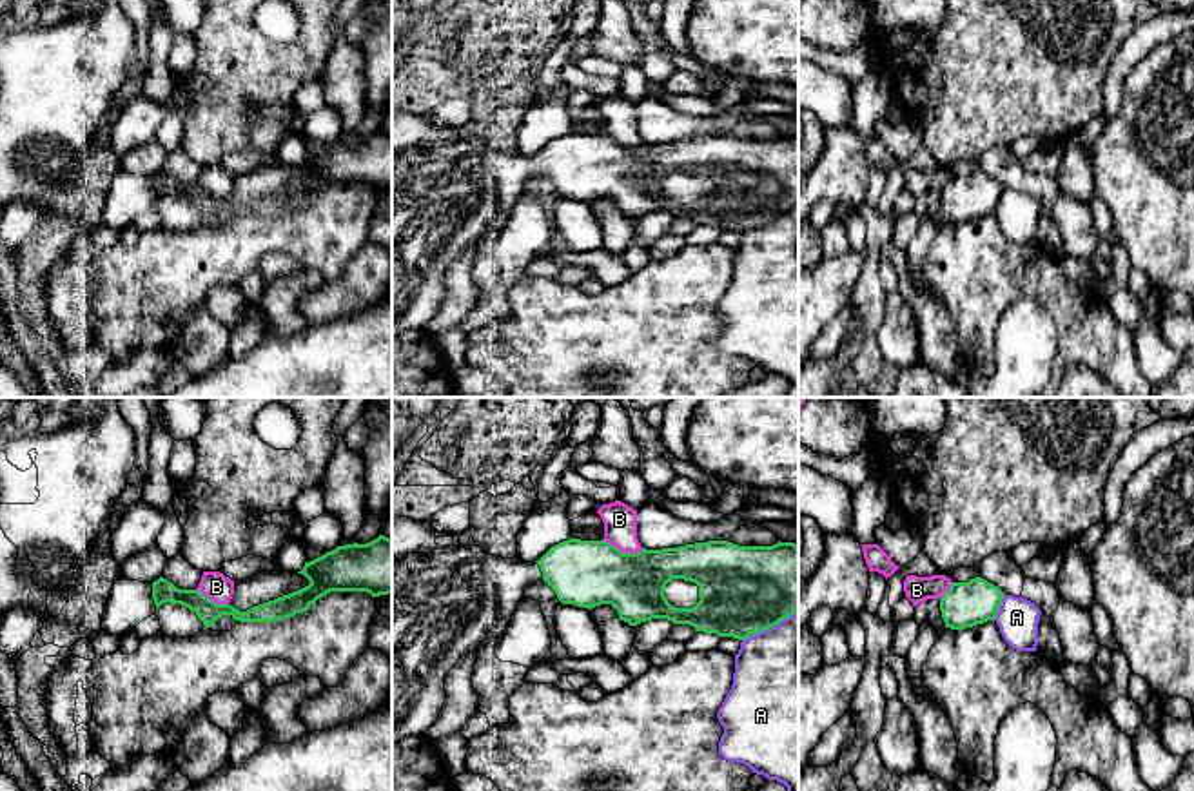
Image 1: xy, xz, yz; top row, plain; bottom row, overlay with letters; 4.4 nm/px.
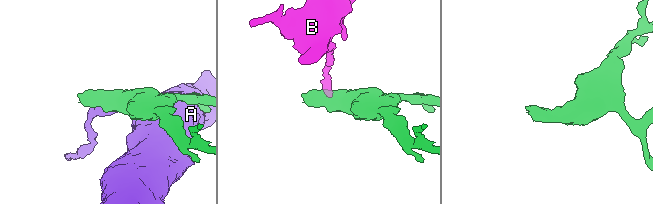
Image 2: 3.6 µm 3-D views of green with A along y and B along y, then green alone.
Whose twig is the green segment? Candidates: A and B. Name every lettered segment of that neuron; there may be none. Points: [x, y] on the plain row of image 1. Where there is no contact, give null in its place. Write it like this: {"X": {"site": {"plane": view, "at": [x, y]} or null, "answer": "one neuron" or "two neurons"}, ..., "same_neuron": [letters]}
{"A": {"site": {"plane": "xz", "at": [770, 220]}, "answer": "two neurons"}, "B": {"site": {"plane": "xz", "at": [621, 146]}, "answer": "two neurons"}, "same_neuron": []}

